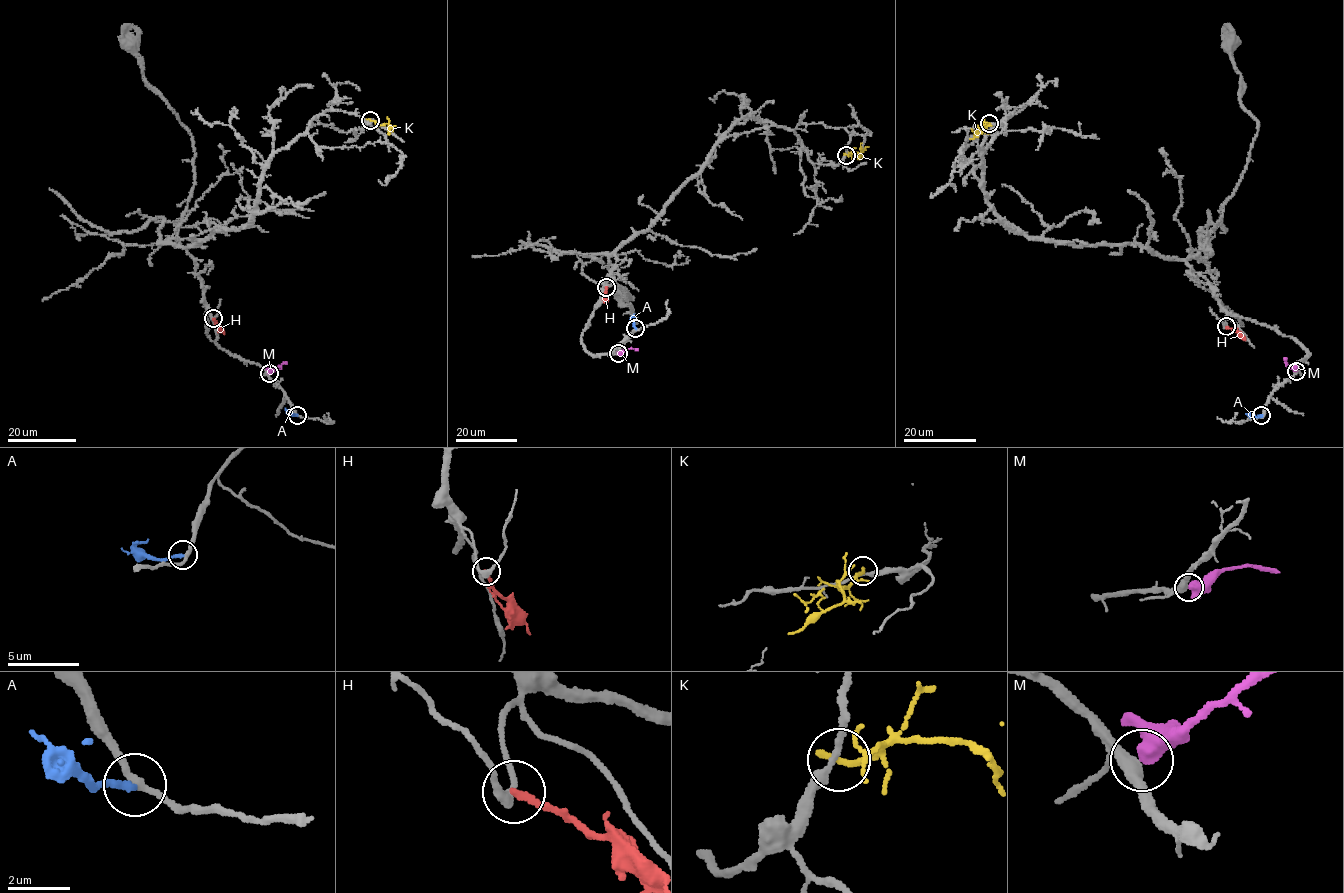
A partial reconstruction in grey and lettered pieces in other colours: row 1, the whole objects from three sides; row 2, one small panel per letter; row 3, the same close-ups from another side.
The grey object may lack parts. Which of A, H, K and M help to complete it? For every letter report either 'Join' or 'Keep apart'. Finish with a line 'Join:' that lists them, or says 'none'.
A: Join
H: Keep apart
K: Keep apart
M: Keep apart
Join: A

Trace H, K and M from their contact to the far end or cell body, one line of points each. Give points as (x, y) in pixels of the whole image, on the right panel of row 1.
H: (1226, 327), (1239, 332), (1246, 339)
K: (989, 123), (983, 128), (982, 126), (984, 130), (978, 133), (971, 129)
M: (1296, 371), (1286, 364), (1285, 358)

